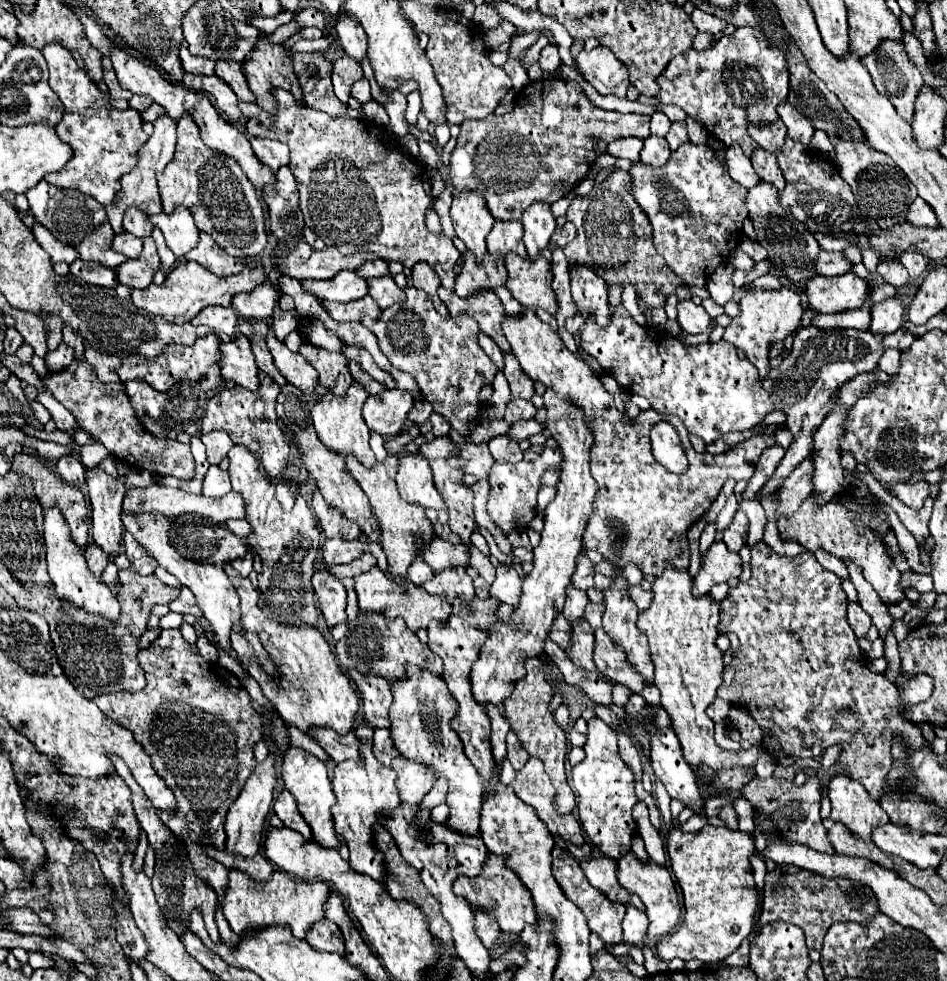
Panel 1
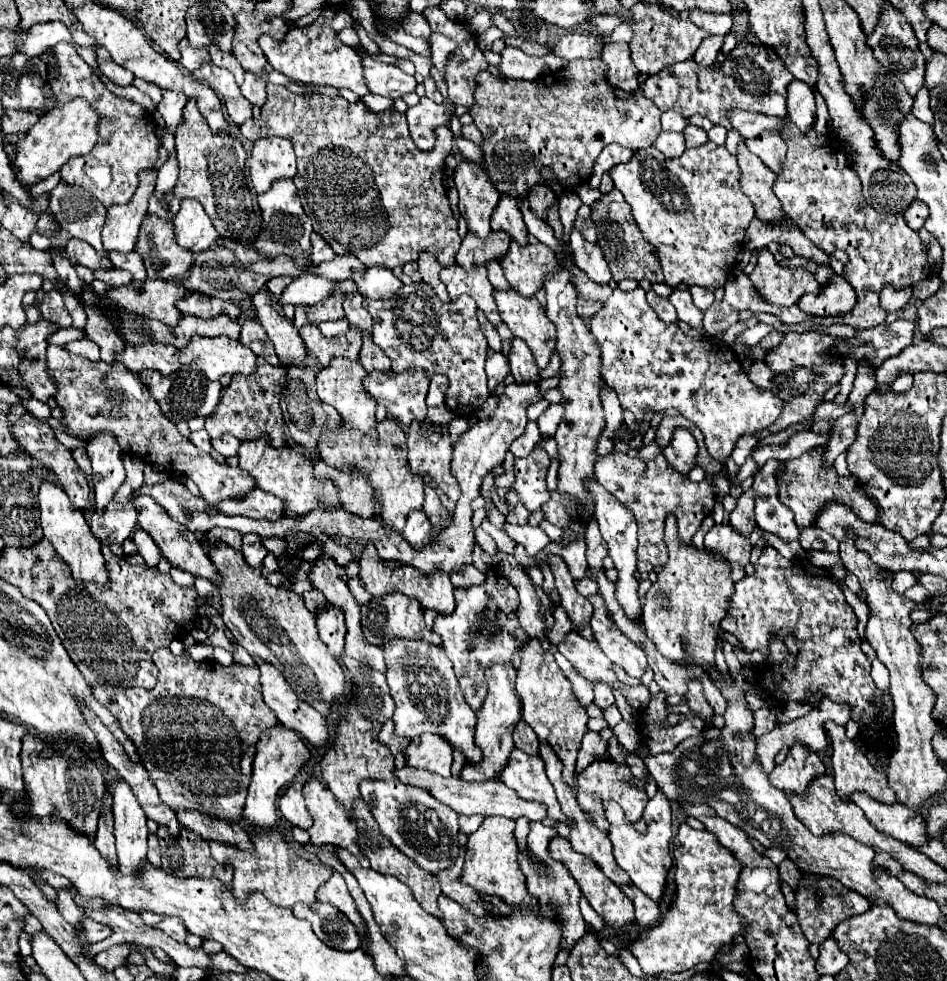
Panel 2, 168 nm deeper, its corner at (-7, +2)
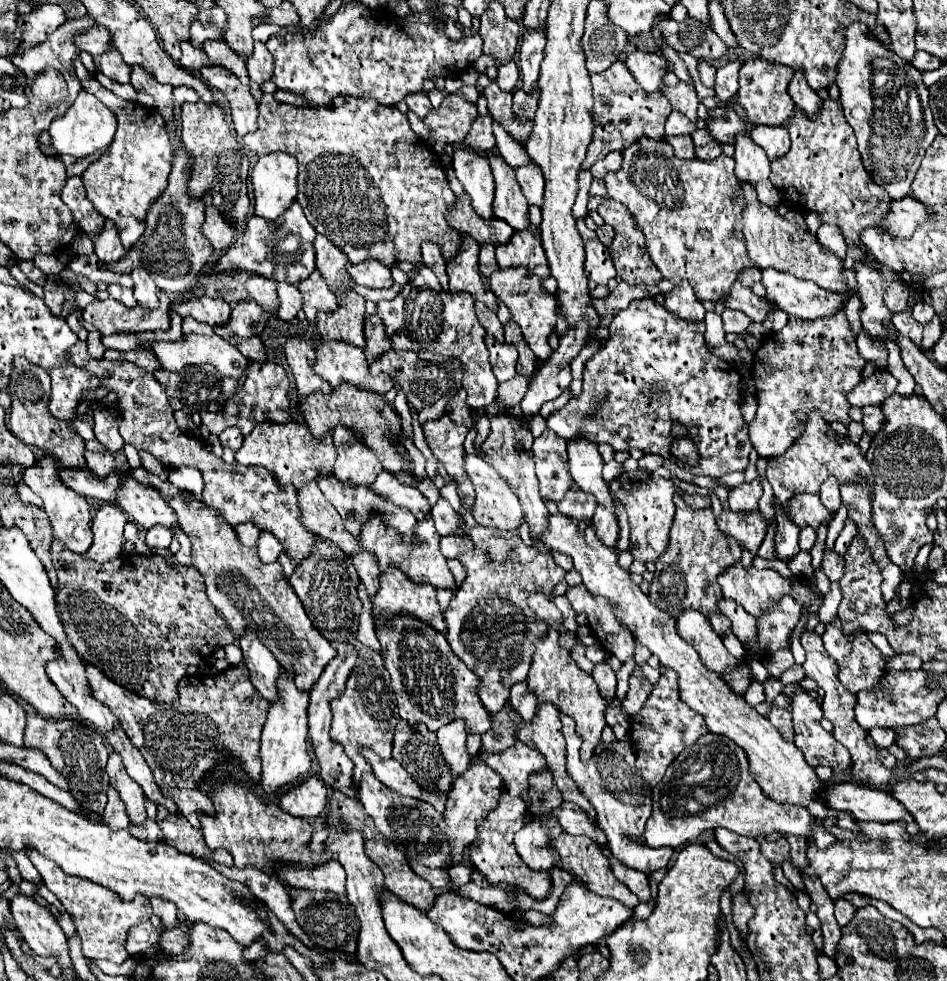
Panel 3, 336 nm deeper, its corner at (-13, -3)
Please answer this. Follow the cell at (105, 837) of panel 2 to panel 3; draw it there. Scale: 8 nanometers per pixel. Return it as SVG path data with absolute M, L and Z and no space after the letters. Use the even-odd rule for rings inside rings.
M110 785L108 789L108 805L104 809L104 819L108 827L116 829L126 829L130 825L128 815L126 815L126 807L122 805L122 799L118 797L118 791L114 791L114 787Z

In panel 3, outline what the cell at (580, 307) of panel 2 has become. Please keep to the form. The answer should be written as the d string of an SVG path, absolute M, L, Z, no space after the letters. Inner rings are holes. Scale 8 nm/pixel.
M620 281L614 289L614 293L610 293L606 299L594 299L594 307L598 309L600 315L606 315L606 313L614 313L616 311L622 311L630 305L630 301L634 299L644 299L644 297L654 297L658 295L660 289L654 285L654 287L642 287L642 285L630 285L630 283L624 283Z

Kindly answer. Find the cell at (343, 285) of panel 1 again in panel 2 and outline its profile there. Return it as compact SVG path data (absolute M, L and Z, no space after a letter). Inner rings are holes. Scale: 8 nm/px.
M302 274L298 278L294 278L290 282L290 286L284 288L282 294L272 294L266 292L268 298L272 300L272 304L276 306L284 306L284 304L316 304L328 296L334 294L338 282L324 278L324 276L316 276L316 274Z

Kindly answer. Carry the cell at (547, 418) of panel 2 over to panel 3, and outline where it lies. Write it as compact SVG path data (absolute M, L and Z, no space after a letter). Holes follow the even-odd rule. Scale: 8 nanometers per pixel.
M636 299L628 309L618 311L608 325L610 337L604 347L586 361L584 365L584 387L582 393L566 403L560 411L550 415L548 427L564 439L588 439L594 443L608 443L614 451L642 449L644 453L656 453L664 459L674 459L670 453L672 445L672 425L678 421L688 429L686 437L700 443L702 427L702 459L698 465L682 465L694 475L720 477L732 471L746 471L748 455L752 443L748 439L748 425L742 419L742 393L740 393L740 373L738 369L718 359L708 351L704 343L704 321L690 323L678 315L666 311L652 299Z

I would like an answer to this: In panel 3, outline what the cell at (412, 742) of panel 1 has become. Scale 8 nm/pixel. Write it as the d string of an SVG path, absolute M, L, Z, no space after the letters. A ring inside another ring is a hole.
M398 615L390 621L376 621L376 635L382 645L382 659L392 679L392 691L400 709L400 717L408 723L446 725L454 719L466 719L470 733L486 733L492 727L490 713L478 697L480 679L450 649L446 637L432 625L412 615Z

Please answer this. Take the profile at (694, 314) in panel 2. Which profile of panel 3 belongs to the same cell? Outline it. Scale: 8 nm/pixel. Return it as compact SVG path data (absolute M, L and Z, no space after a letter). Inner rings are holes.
M680 283L670 293L664 293L664 307L670 313L690 321L702 321L706 313L704 305L694 295L694 289L690 287L690 283Z

